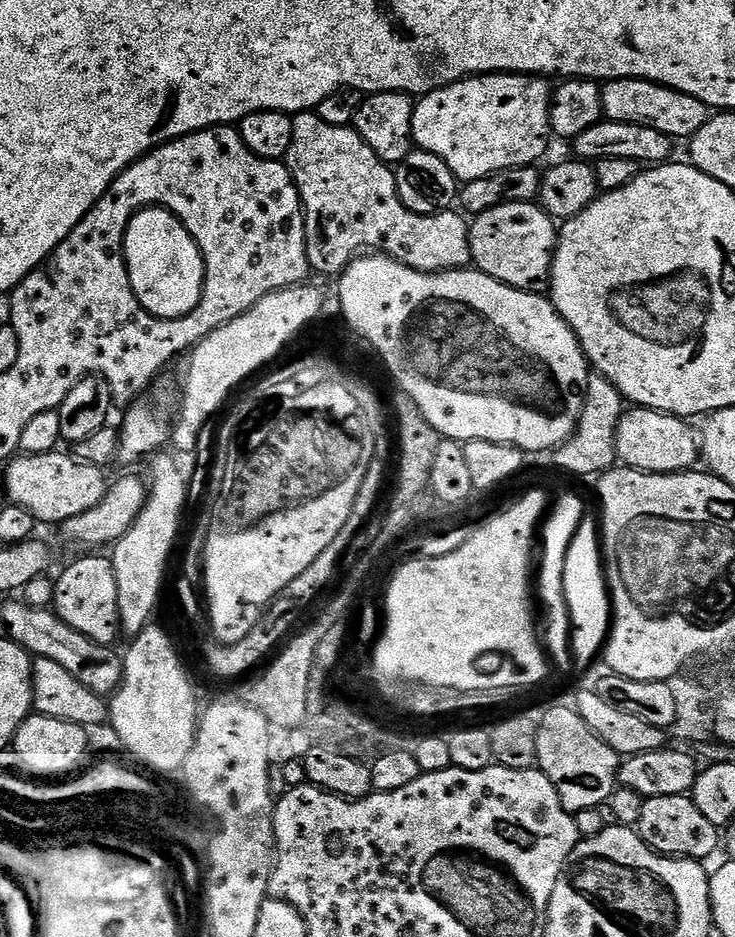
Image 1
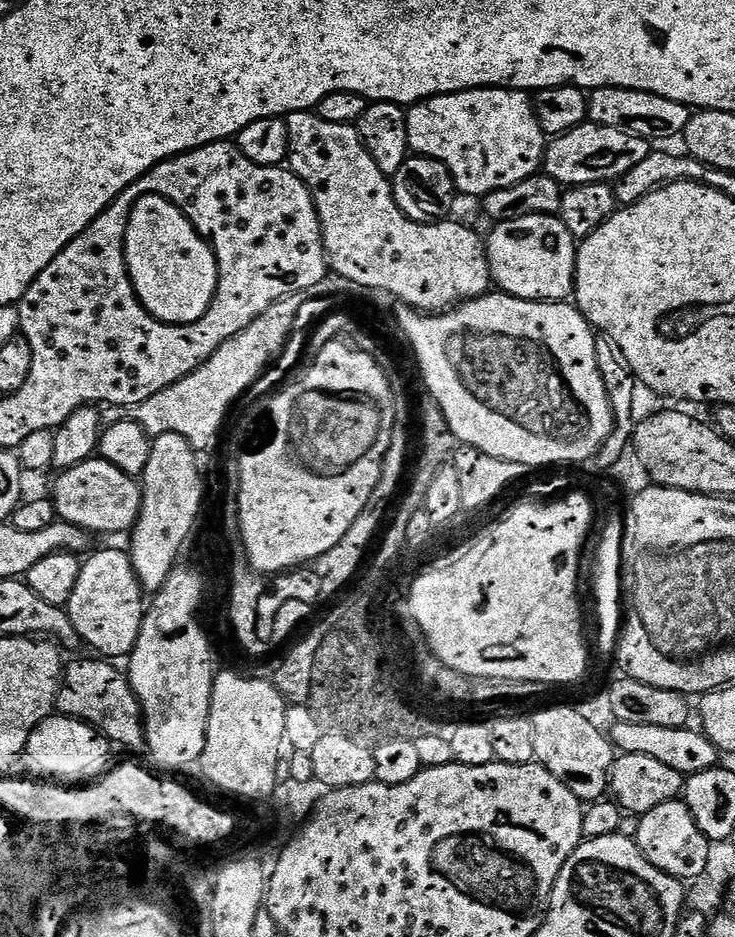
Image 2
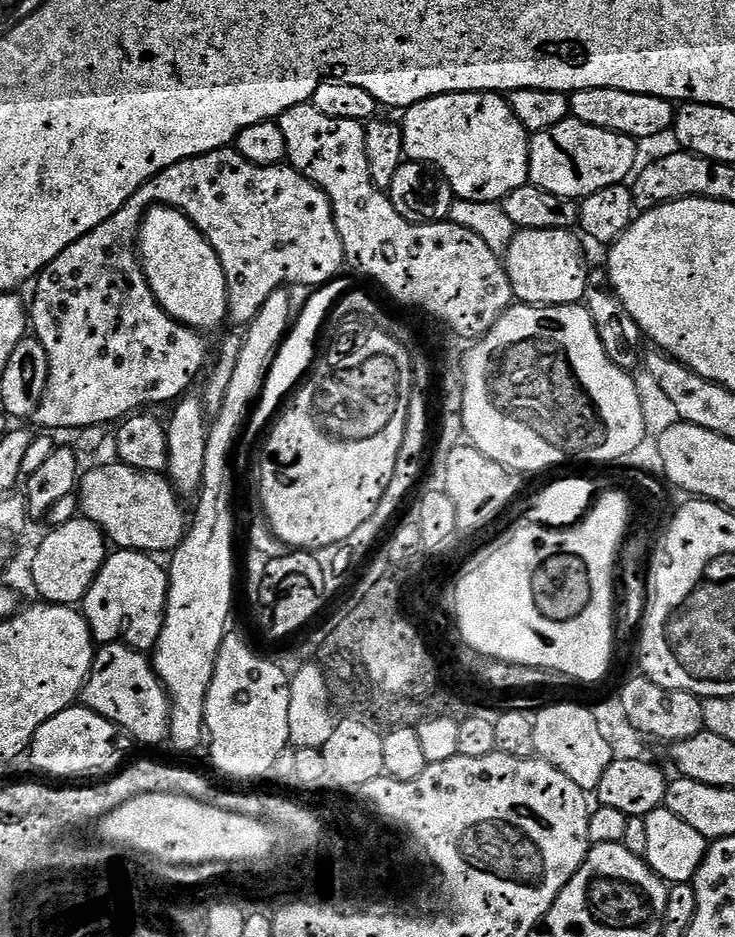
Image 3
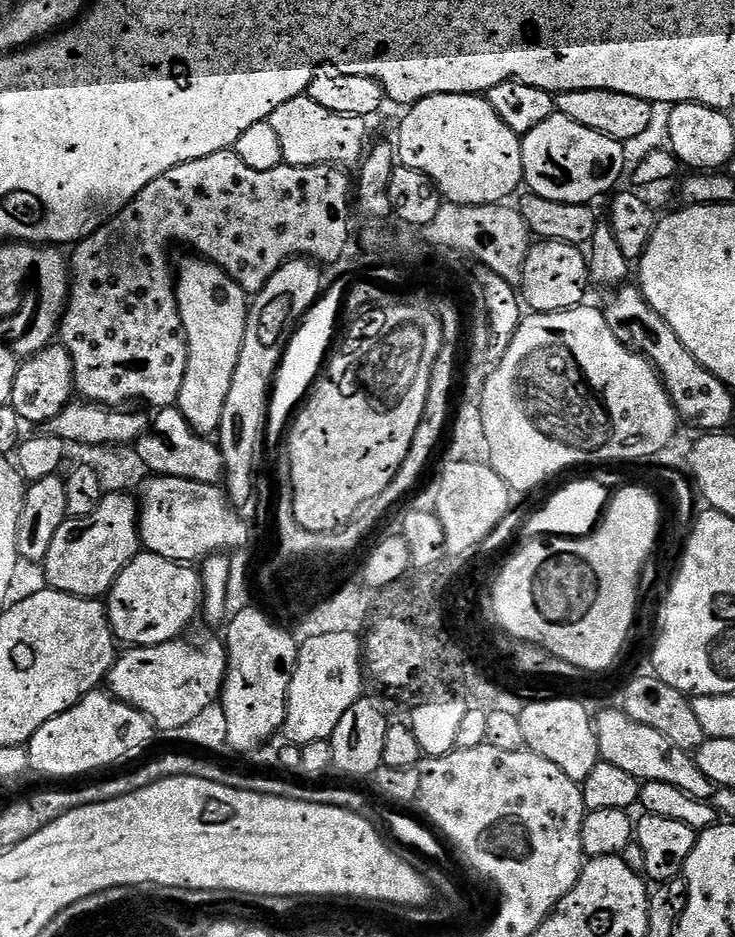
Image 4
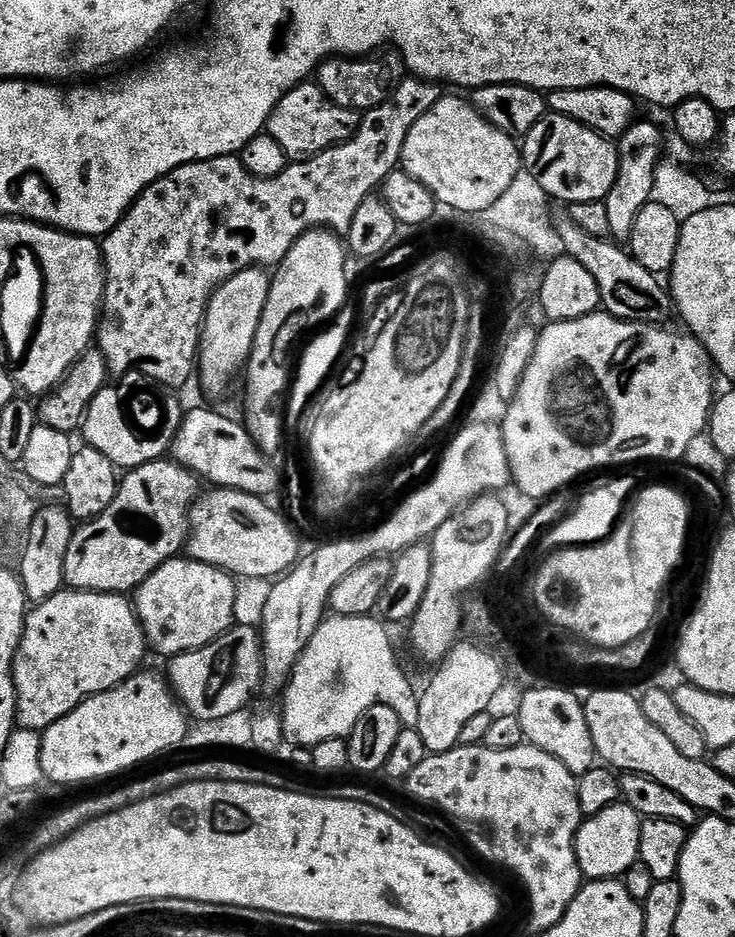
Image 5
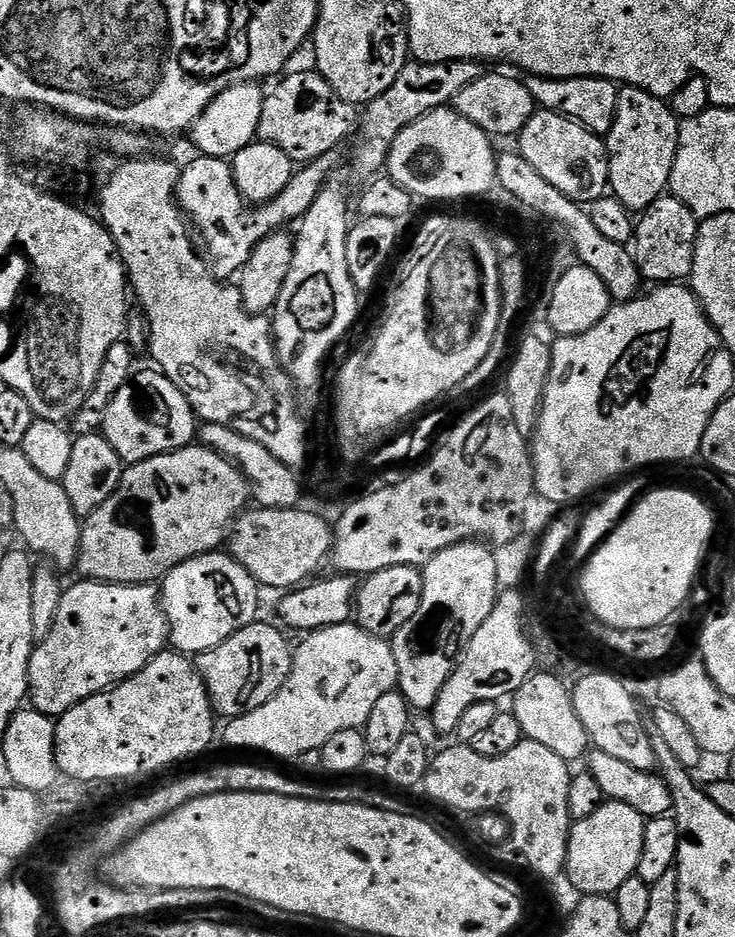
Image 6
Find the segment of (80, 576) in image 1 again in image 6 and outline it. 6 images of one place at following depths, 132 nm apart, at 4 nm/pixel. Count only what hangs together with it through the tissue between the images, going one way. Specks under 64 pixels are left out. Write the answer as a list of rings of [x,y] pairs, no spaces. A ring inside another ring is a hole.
[[[227,551],[207,552],[174,566],[163,577],[163,584],[160,605],[168,619],[168,638],[175,651],[209,652],[238,630],[257,623],[261,585]]]

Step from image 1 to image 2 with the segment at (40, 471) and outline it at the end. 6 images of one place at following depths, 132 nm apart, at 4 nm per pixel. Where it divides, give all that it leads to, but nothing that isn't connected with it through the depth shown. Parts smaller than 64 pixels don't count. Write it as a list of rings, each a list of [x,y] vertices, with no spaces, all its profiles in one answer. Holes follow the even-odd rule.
[[[93,458],[61,471],[59,475],[50,493],[50,499],[56,505],[57,517],[63,523],[83,528],[89,534],[128,534],[135,528],[136,519],[140,517],[140,508],[144,505],[144,493],[141,485],[133,477],[118,470],[118,466],[110,466],[110,462]]]

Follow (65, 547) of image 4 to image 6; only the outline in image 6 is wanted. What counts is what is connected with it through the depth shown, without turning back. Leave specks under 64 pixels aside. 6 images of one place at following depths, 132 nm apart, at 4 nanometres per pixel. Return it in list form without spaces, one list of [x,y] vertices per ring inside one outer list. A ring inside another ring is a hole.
[[[203,446],[163,452],[161,456],[125,467],[118,490],[114,490],[111,498],[102,502],[102,506],[83,521],[79,575],[109,584],[152,584],[159,581],[174,566],[195,556],[217,551],[223,545],[220,543],[229,539],[238,517],[249,507],[248,500],[250,504],[250,485],[243,470]]]

